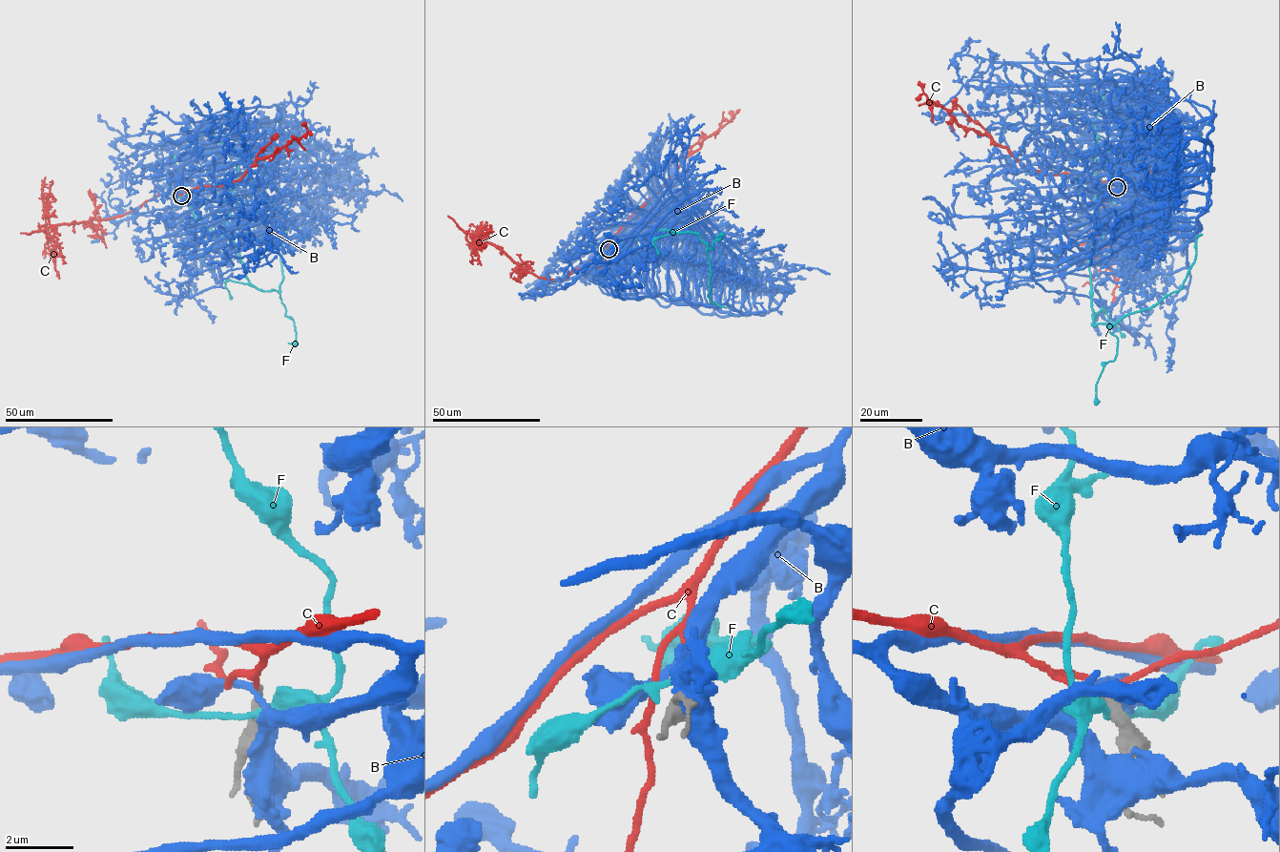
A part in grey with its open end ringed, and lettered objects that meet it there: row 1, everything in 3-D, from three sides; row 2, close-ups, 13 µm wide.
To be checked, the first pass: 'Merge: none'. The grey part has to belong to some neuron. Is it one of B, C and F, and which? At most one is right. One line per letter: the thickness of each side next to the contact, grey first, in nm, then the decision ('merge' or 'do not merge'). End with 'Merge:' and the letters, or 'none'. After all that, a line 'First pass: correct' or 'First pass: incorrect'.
B: 200 nm thick on the grey side, 200 nm on the other; do not merge
C: 140 nm thick on the grey side, 100 nm on the other; merge
F: 440 nm thick on the grey side, 200 nm on the other; do not merge
Merge: C
First pass: incorrect

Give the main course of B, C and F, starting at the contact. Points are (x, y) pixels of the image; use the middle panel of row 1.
B: (609, 249), (629, 293), (732, 314), (751, 311), (752, 260), (692, 204), (683, 170), (689, 132), (675, 142)
C: (609, 249), (606, 245), (565, 278), (550, 280), (528, 273), (471, 235), (485, 238), (482, 248), (485, 245)
F: (609, 250), (661, 229), (695, 233), (707, 246), (710, 264), (708, 296), (712, 303), (726, 307)

